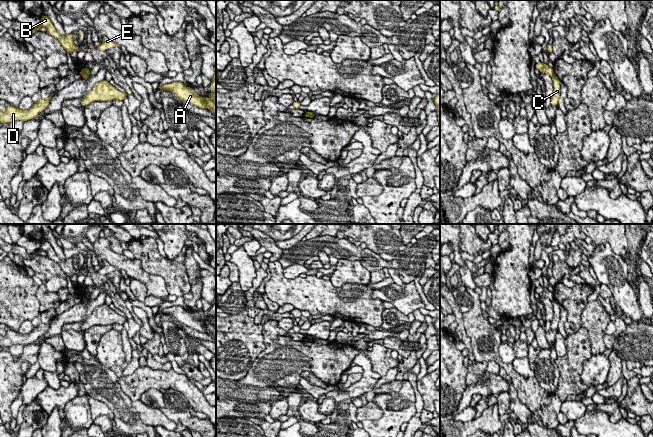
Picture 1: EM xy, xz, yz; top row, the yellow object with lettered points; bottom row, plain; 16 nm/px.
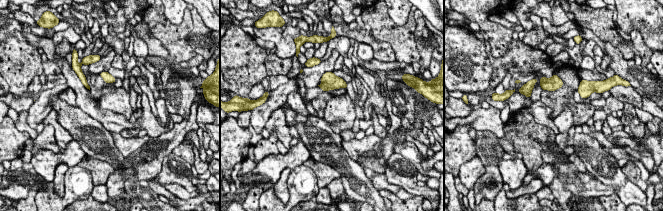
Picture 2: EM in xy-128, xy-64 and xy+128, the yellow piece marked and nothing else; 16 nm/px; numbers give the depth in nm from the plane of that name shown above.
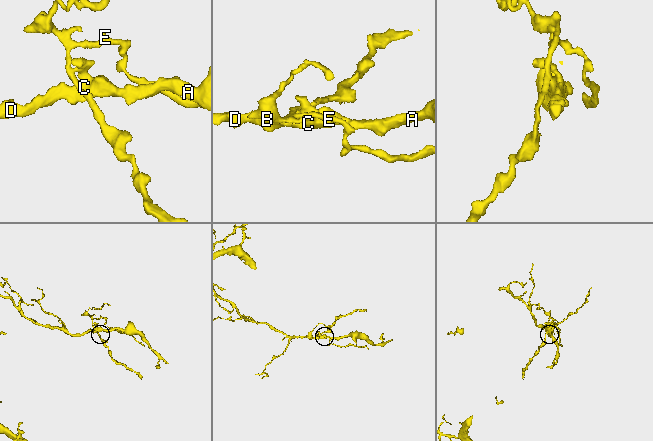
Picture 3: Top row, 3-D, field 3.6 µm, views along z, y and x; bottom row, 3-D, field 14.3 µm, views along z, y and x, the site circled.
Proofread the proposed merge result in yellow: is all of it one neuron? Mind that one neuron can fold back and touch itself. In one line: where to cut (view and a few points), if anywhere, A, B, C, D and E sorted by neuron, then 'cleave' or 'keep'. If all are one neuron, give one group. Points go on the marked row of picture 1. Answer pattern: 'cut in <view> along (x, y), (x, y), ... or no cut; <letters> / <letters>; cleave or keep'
cut in xz along (310, 112), (306, 113); A C D / B E; cleave

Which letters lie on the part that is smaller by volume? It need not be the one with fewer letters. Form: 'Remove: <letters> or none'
Remove: B, E

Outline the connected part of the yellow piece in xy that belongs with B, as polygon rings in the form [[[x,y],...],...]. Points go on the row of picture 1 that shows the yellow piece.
[[[43,15],[41,17],[41,22],[39,23],[38,26],[36,26],[33,30],[29,30],[27,32],[27,34],[33,34],[35,31],[40,31],[40,27],[44,27],[47,29],[47,34],[55,37],[56,39],[58,39],[61,43],[61,45],[64,47],[64,49],[66,50],[66,52],[68,53],[72,53],[73,51],[78,52],[79,49],[77,48],[77,46],[73,43],[73,39],[74,39],[74,35],[73,33],[70,34],[65,34],[64,37],[62,37],[58,31],[56,30],[55,26],[53,25],[52,21],[45,15]]]

